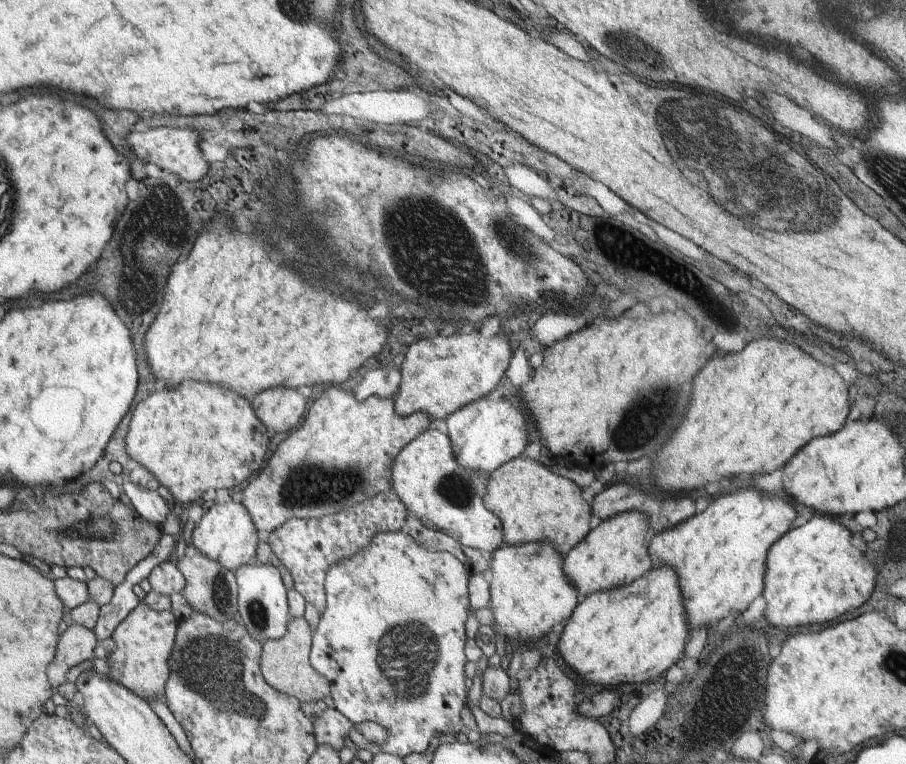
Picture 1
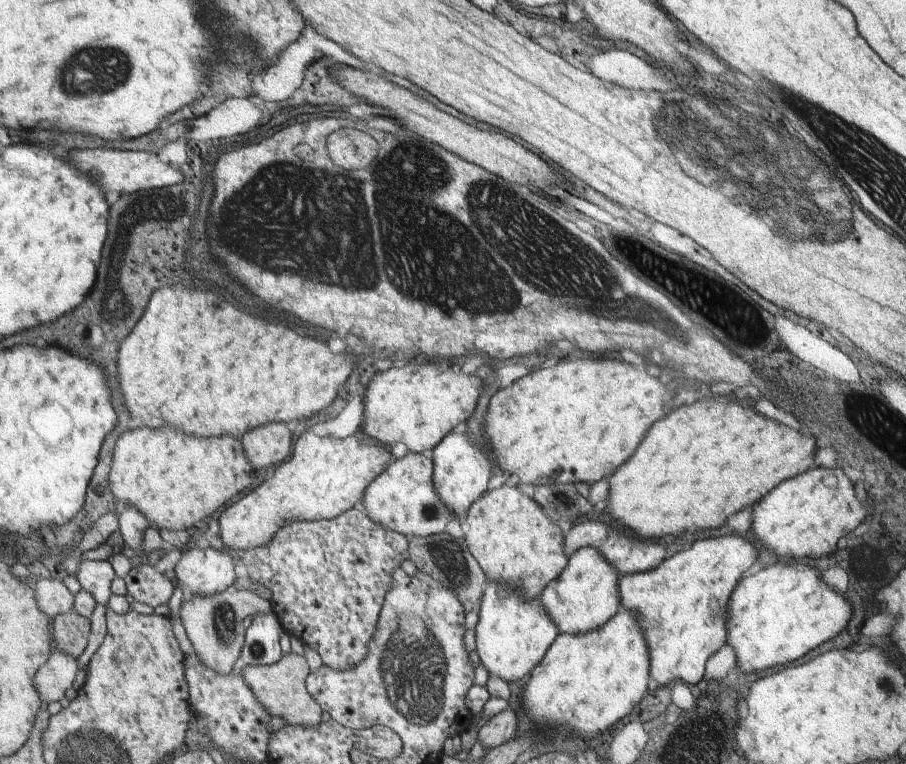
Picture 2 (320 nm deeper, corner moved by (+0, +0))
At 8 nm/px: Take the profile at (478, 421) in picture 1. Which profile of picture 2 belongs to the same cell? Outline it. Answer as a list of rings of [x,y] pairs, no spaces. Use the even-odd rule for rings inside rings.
[[[448,433],[430,452],[433,460],[433,485],[438,498],[455,515],[456,521],[466,516],[471,504],[487,492],[490,470],[495,466],[480,448],[476,448],[466,434]]]

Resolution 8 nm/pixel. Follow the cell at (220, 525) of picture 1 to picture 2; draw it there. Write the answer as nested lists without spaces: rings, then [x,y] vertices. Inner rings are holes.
[[[206,546],[205,550],[188,549],[187,552],[182,554],[175,566],[175,573],[180,587],[186,591],[189,597],[192,595],[201,597],[217,595],[226,589],[230,589],[232,584],[237,584],[238,580],[236,580],[234,575],[236,562],[230,559],[226,551],[228,551],[226,548],[217,550]]]

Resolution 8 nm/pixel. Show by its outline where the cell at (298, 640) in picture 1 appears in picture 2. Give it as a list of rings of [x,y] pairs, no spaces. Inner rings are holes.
[[[291,652],[276,664],[270,666],[245,665],[239,671],[242,672],[245,683],[270,718],[278,716],[286,722],[286,725],[301,727],[315,727],[321,723],[320,716],[323,710],[308,692],[305,680],[311,672],[303,656]]]

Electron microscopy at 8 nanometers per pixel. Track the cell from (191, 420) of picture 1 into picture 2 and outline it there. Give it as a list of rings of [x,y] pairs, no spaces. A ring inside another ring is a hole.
[[[139,427],[134,431],[127,431],[122,434],[115,443],[114,454],[112,459],[112,466],[109,473],[109,487],[112,491],[113,497],[116,500],[126,502],[128,506],[136,507],[149,522],[149,526],[157,528],[158,531],[162,529],[168,530],[190,530],[190,526],[202,525],[206,523],[206,517],[212,516],[218,508],[222,508],[226,502],[230,502],[232,498],[236,498],[240,492],[244,492],[246,488],[250,488],[252,478],[256,474],[256,470],[250,466],[249,458],[246,456],[242,440],[236,437],[229,437],[222,435],[218,437],[195,437],[187,435],[170,427],[160,427],[151,429],[148,427]]]

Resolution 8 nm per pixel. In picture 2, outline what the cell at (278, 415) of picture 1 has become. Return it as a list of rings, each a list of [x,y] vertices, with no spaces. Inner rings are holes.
[[[268,423],[259,426],[248,431],[240,439],[250,466],[256,472],[283,463],[290,456],[292,437],[286,423]]]

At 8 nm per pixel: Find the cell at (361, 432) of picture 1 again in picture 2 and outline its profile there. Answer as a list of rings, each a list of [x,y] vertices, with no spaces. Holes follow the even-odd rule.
[[[312,429],[301,434],[292,454],[280,463],[272,478],[238,502],[226,508],[219,517],[219,537],[226,550],[257,549],[266,546],[286,525],[298,521],[330,520],[352,507],[359,506],[366,487],[392,462],[394,457],[386,446],[374,444],[376,439],[356,435],[342,440],[316,435]]]

